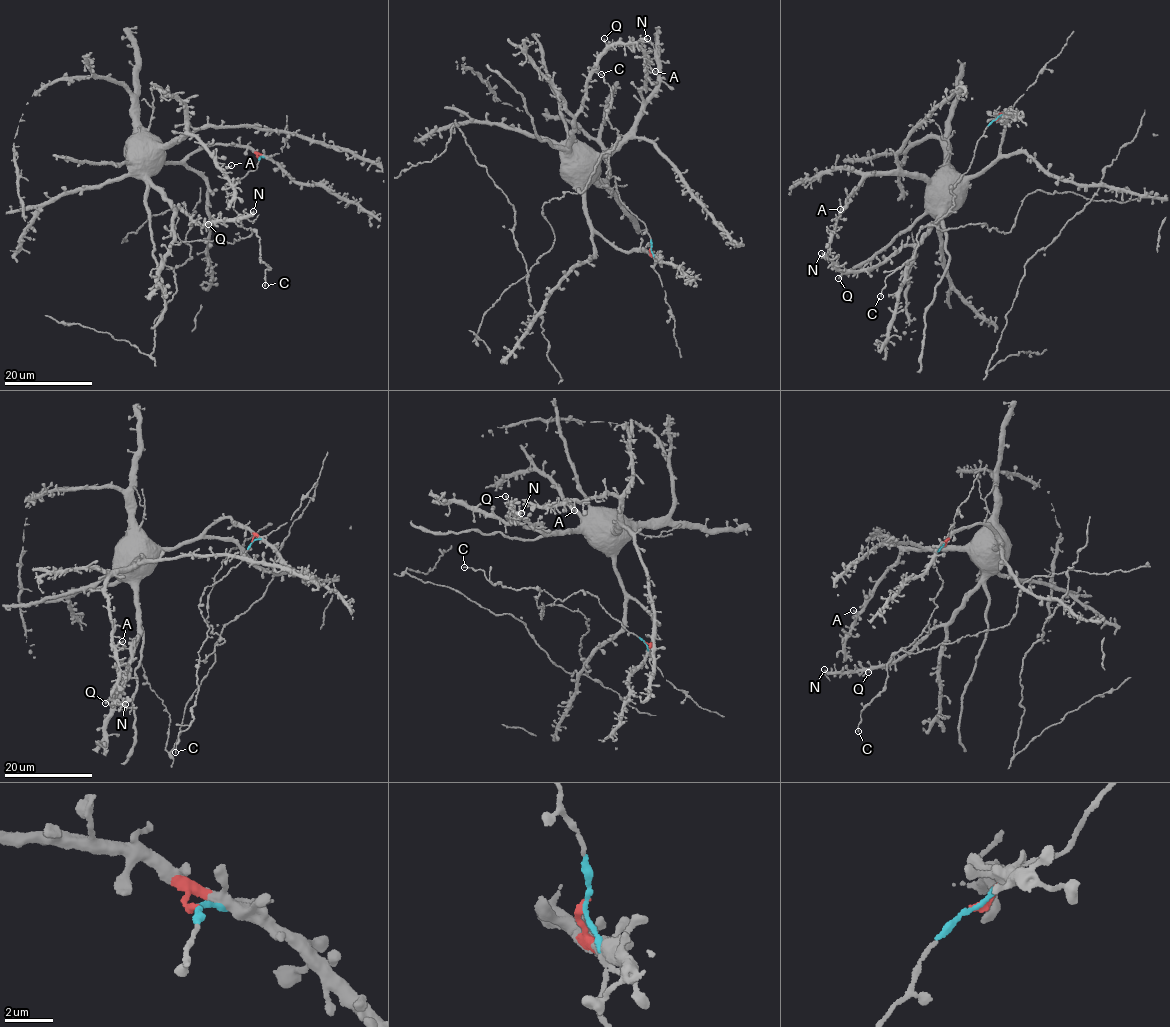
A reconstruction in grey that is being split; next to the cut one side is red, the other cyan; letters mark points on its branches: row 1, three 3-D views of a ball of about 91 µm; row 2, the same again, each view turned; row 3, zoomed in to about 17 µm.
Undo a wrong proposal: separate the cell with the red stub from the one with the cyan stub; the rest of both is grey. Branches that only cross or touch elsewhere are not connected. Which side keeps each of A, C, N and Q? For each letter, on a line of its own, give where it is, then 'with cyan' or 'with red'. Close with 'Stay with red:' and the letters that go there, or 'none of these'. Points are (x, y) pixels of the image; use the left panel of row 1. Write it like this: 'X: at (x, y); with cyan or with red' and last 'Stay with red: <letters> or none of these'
A: at (231, 165); with red
C: at (265, 285); with cyan
N: at (253, 211); with red
Q: at (208, 224); with red
Stay with red: A, N, Q

